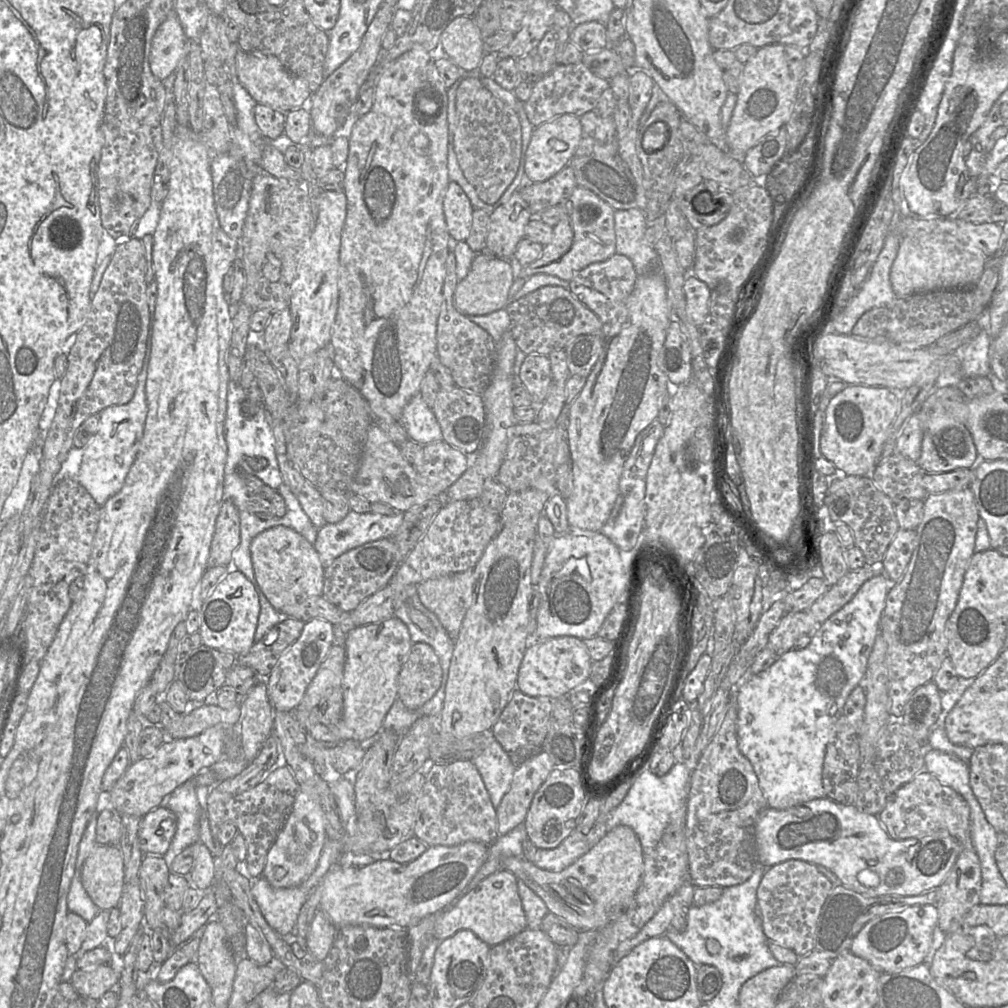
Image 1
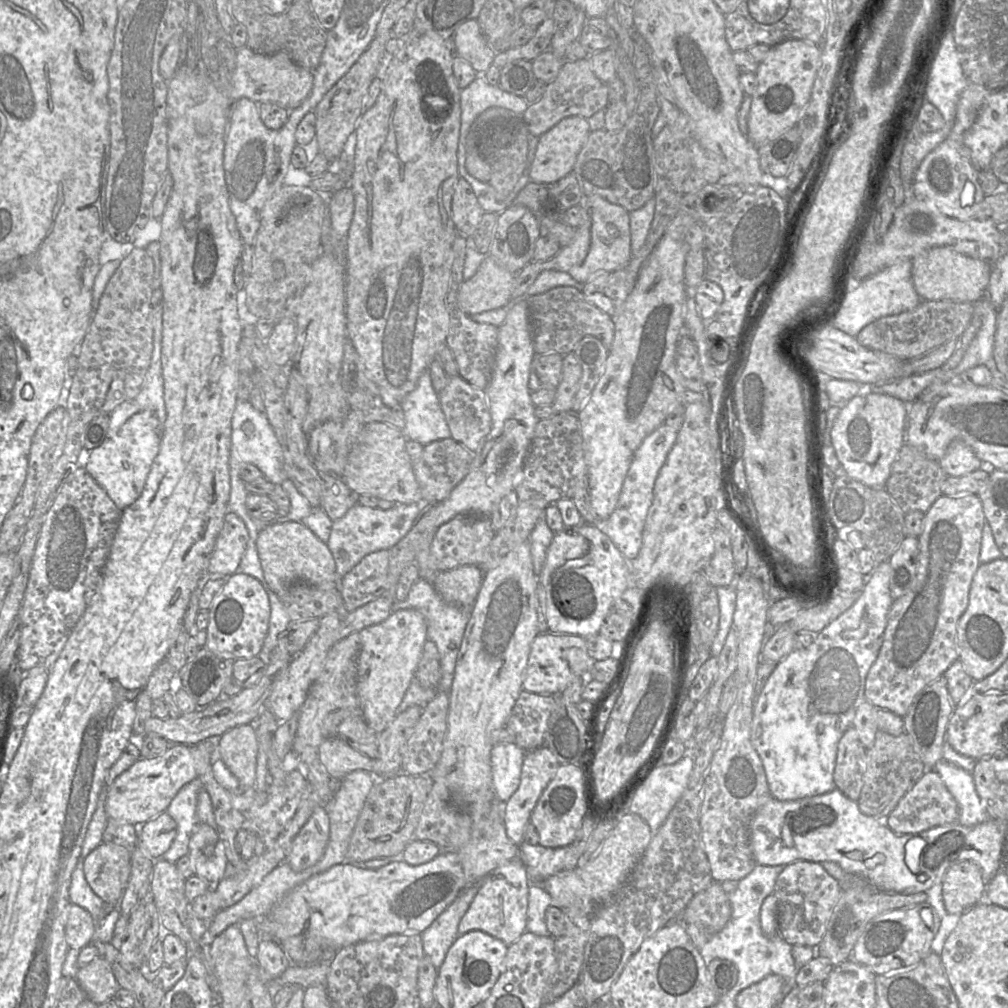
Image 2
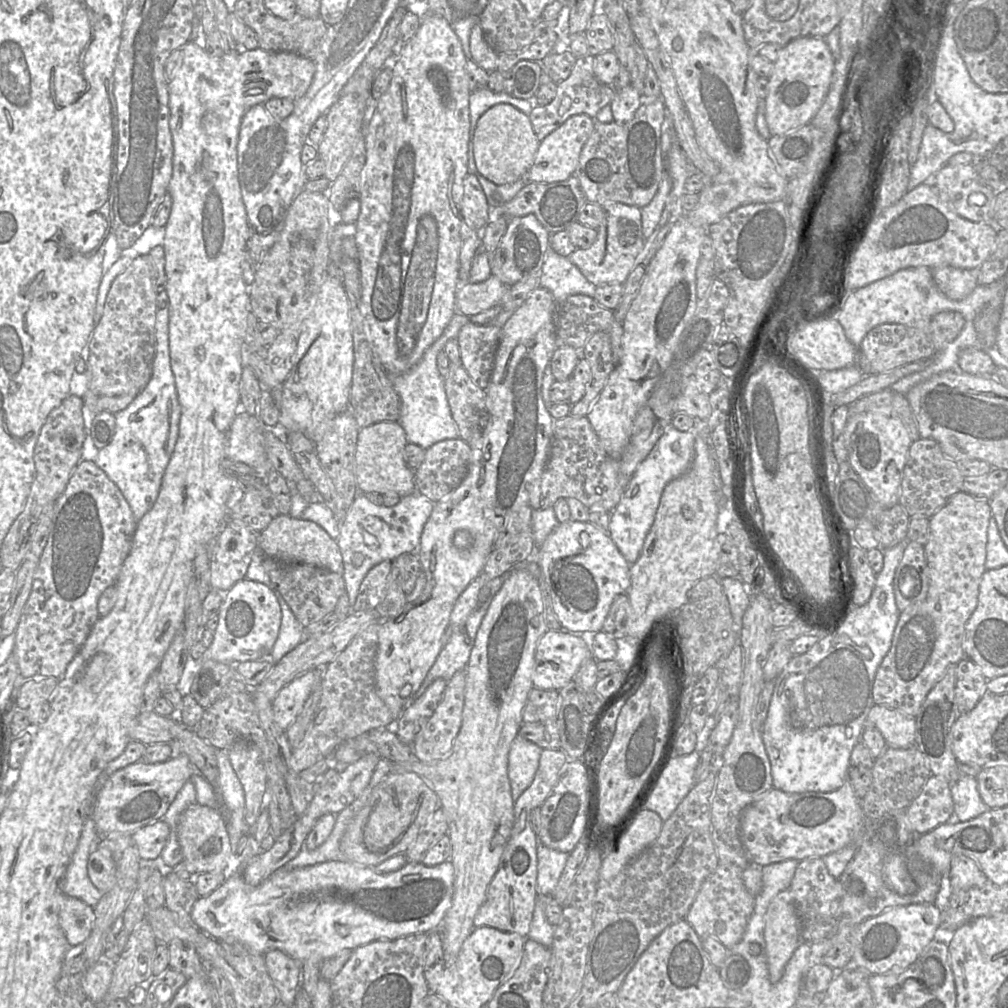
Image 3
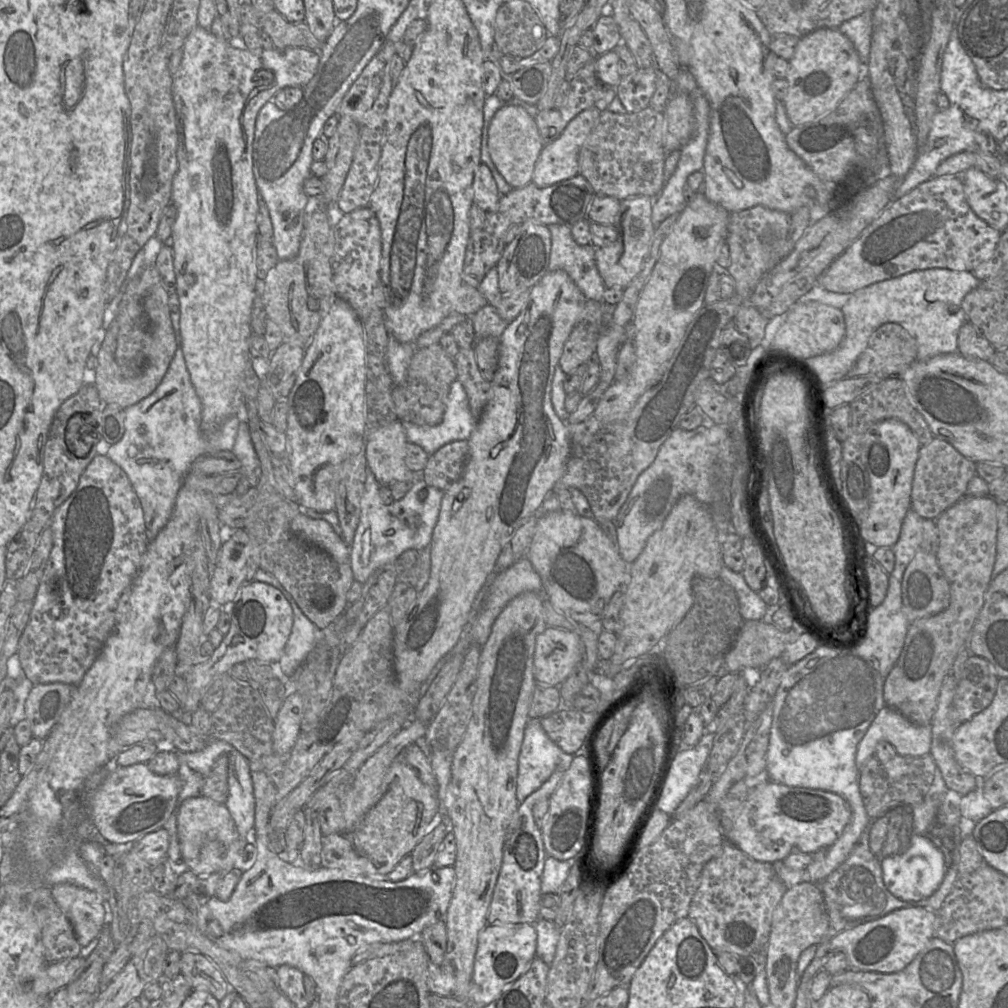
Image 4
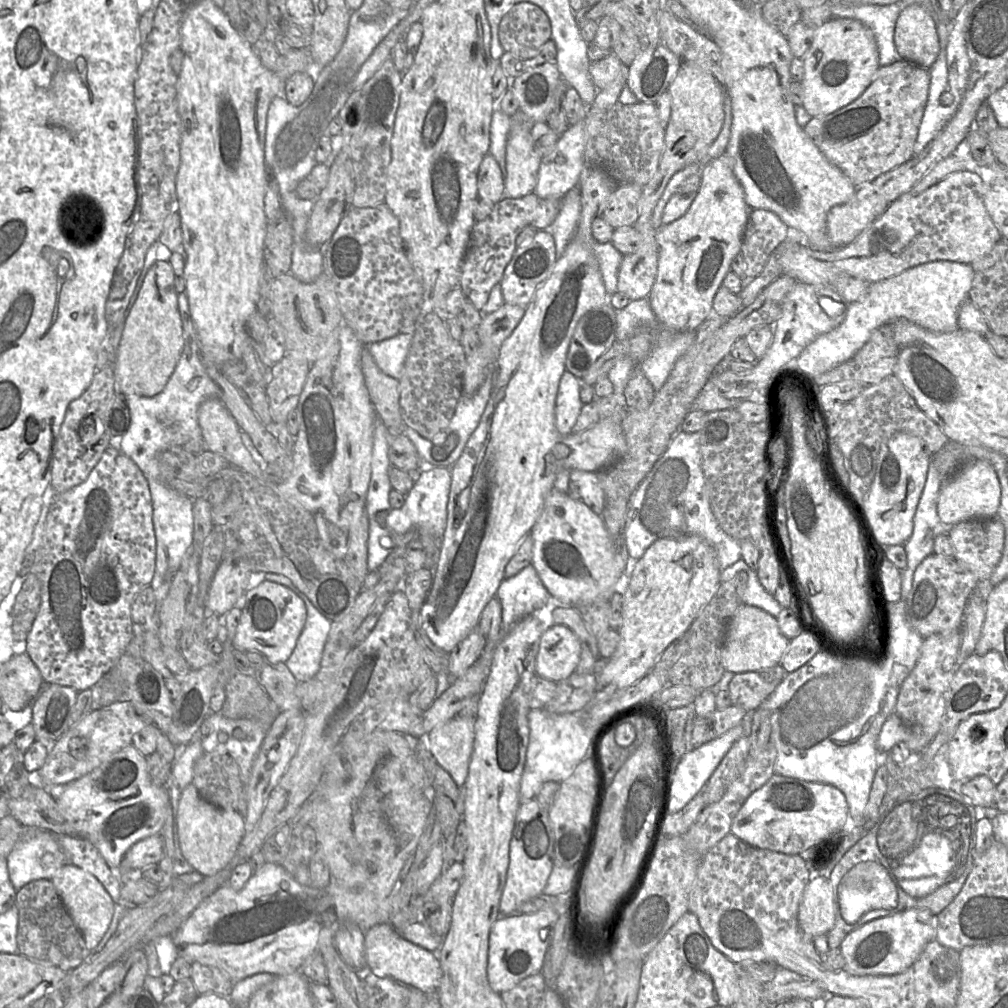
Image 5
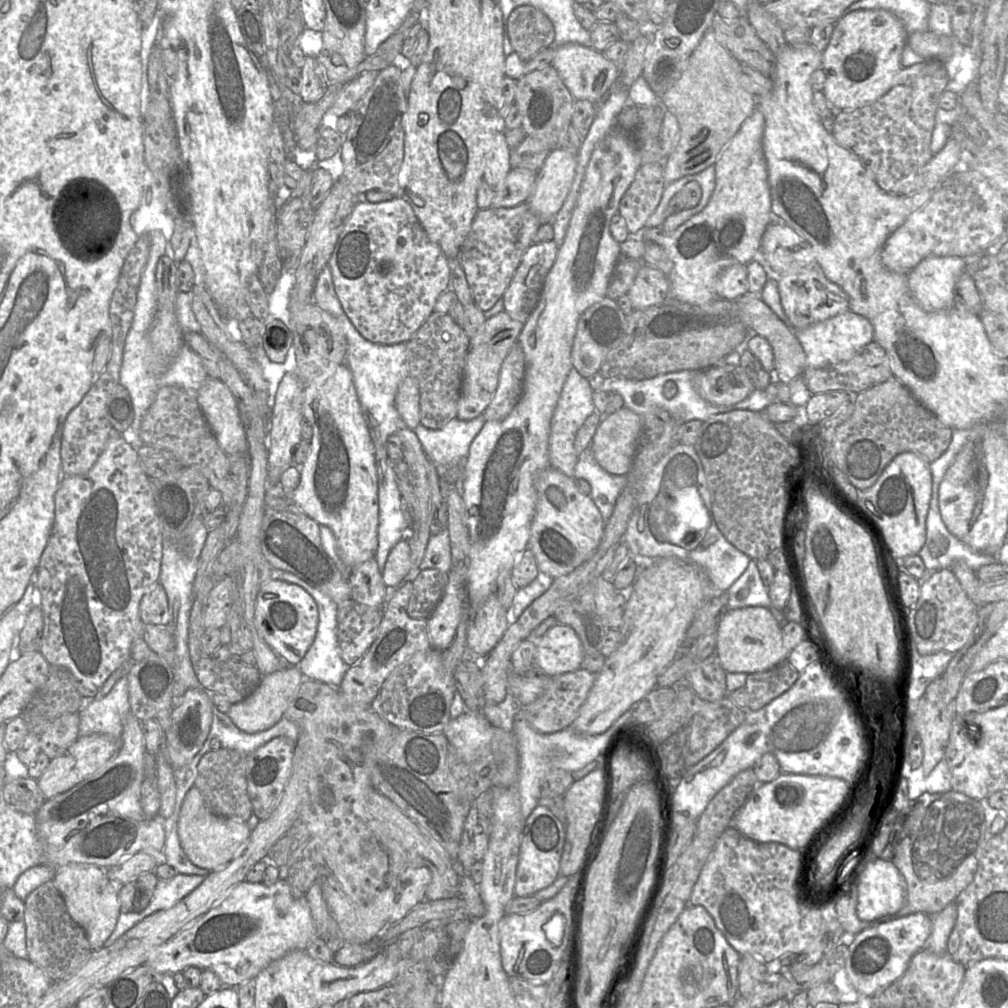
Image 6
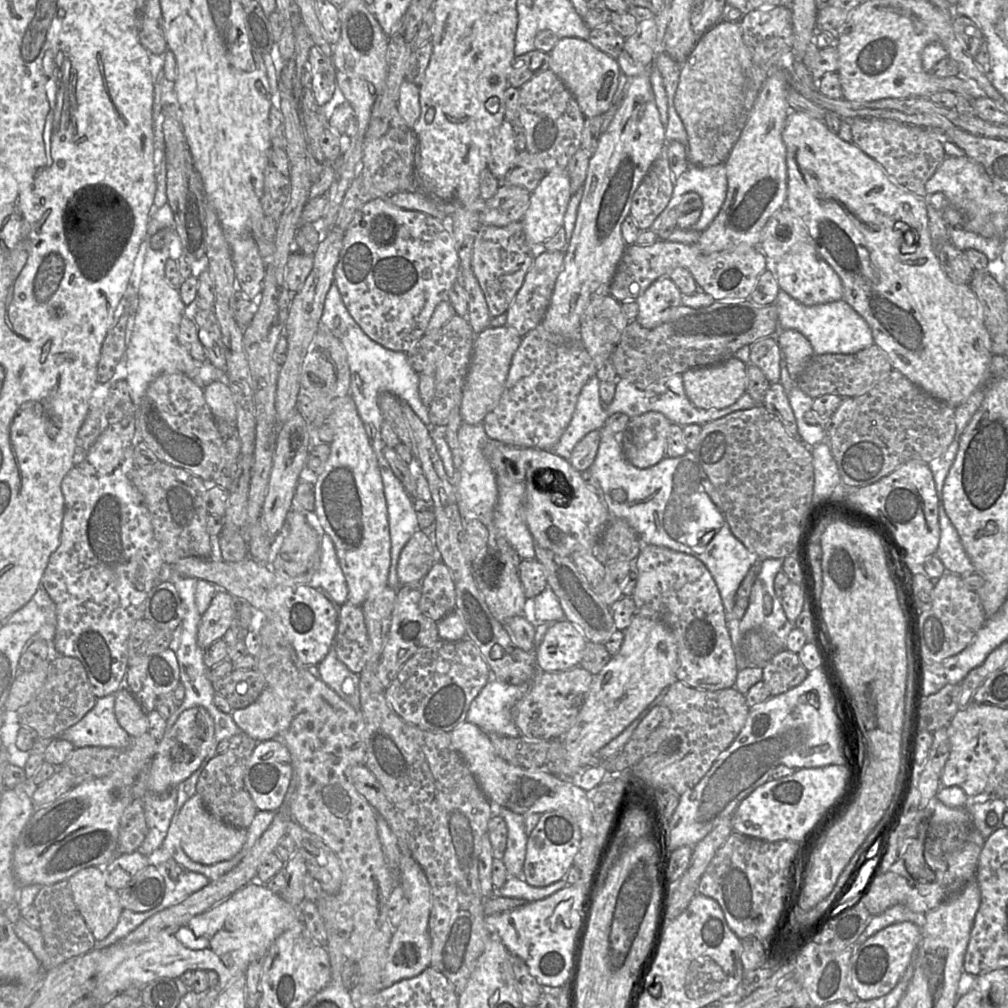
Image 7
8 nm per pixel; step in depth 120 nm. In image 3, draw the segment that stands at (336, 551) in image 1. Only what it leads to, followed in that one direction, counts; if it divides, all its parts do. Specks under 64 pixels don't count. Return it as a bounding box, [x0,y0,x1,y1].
[336,491,434,608]

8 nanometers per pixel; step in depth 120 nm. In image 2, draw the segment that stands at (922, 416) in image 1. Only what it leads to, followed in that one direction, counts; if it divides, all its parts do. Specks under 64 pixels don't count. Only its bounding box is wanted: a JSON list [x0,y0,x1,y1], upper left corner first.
[939,440,982,476]

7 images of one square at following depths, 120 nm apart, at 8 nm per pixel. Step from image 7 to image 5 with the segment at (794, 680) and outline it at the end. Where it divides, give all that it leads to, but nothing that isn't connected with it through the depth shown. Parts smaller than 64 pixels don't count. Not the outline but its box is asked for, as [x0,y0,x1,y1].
[728,664,787,713]

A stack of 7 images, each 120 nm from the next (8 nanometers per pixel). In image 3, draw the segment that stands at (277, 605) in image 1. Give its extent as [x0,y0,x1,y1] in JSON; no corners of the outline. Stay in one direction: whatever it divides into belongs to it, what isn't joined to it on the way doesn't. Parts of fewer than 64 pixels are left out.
[258,514,344,575]

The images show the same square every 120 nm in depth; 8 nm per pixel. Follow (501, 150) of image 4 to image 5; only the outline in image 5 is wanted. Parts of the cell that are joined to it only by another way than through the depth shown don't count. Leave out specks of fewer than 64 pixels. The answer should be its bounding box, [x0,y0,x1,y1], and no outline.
[504,123,542,198]

